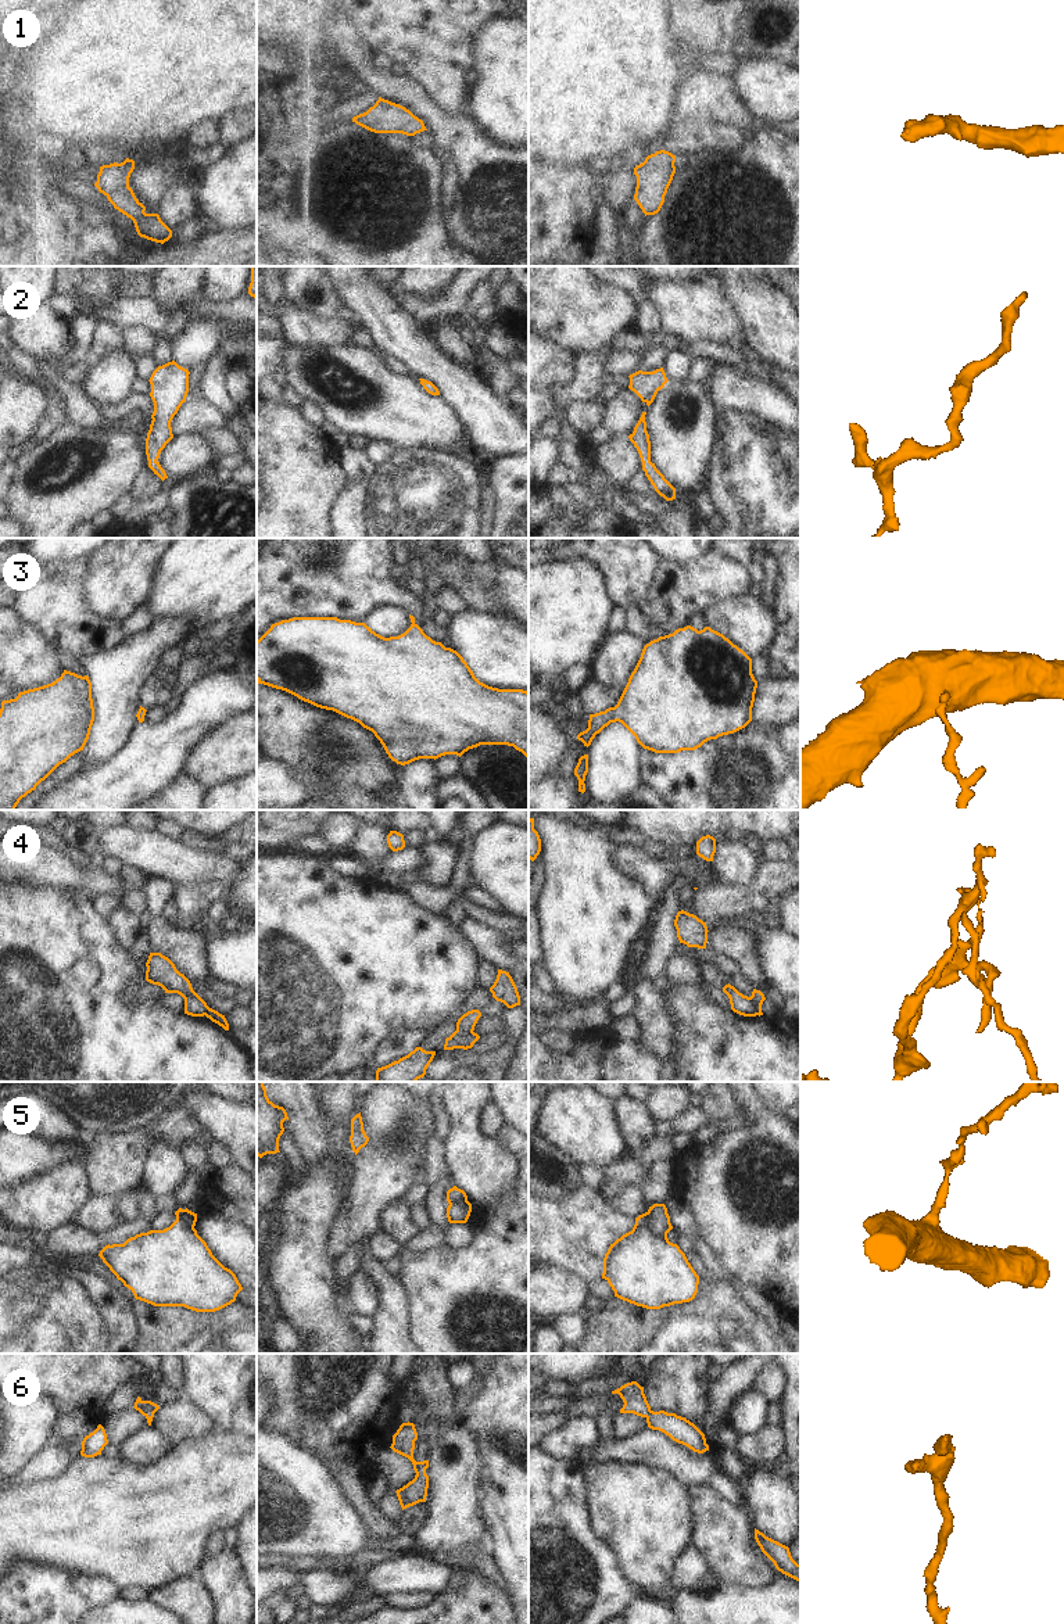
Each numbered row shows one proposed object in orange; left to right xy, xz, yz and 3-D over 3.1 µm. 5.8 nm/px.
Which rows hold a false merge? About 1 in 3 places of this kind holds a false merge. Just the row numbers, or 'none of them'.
4, 5

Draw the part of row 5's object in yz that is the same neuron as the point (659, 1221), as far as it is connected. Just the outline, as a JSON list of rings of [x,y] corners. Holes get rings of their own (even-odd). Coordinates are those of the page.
[[[653,1204],[648,1209],[649,1212],[649,1226],[653,1233],[659,1237],[667,1237],[667,1233],[673,1229],[670,1223],[670,1216],[664,1204]]]

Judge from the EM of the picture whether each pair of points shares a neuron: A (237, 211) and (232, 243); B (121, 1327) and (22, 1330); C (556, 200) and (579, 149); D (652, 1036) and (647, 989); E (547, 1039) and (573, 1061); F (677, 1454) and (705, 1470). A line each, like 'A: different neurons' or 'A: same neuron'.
A: different neurons
B: same neuron
C: different neurons
D: same neuron
E: different neurons
F: same neuron

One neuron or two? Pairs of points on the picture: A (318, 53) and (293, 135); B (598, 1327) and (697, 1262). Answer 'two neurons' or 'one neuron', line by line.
A: two neurons
B: two neurons

